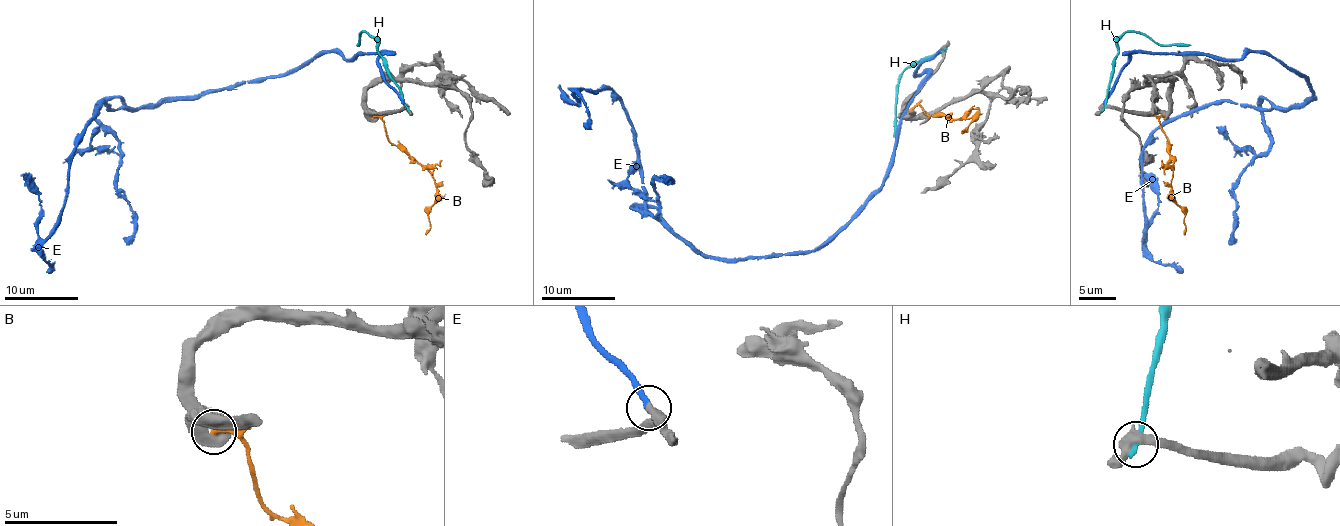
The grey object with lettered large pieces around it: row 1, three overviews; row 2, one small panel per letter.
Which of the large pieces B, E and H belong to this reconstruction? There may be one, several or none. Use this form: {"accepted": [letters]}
{"accepted": ["E"]}

